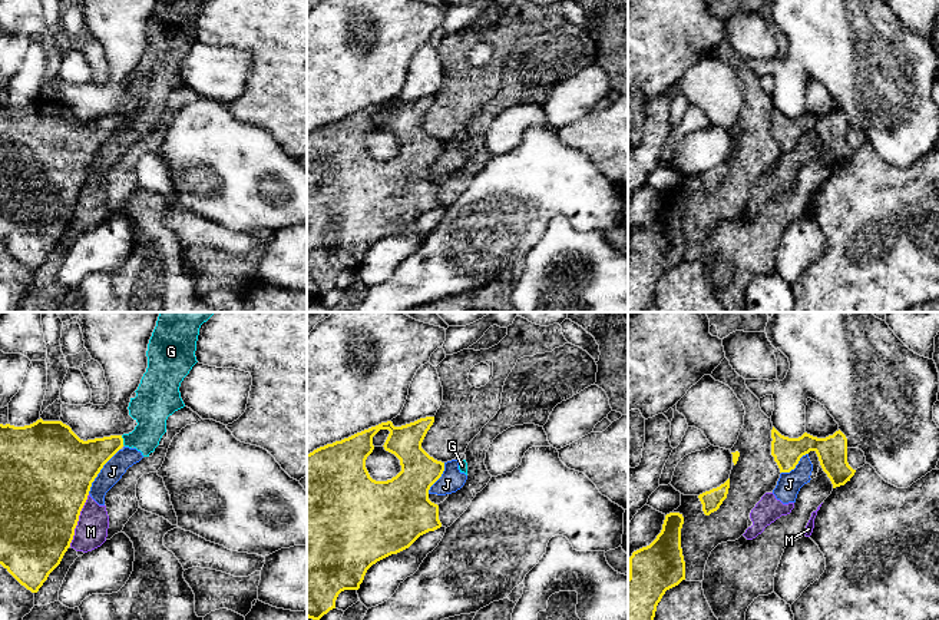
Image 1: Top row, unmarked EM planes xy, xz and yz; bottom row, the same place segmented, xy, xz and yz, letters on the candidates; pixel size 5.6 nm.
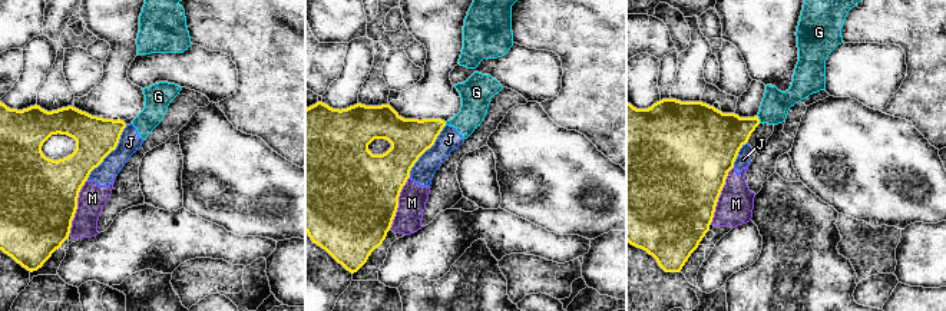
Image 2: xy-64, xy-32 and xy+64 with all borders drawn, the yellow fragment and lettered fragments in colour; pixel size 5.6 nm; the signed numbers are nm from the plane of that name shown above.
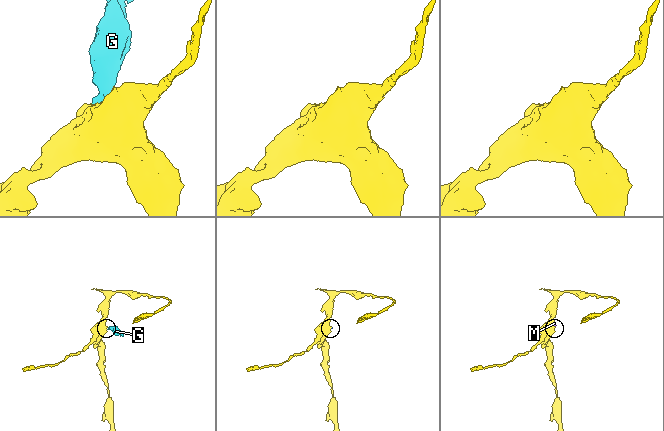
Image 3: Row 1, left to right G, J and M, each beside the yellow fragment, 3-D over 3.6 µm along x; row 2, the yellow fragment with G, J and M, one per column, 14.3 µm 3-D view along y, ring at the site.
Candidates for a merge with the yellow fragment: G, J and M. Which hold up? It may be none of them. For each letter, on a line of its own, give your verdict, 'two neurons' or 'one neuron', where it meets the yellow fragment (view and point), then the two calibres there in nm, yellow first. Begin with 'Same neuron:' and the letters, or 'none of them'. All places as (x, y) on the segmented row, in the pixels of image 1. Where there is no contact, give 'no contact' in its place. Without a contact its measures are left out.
Same neuron: none of them
G: two neurons; meets yellow in xy at (122, 440); 220 nm thick on the yellow side, 220 nm on the other
J: two neurons; meets yellow in xy at (99, 471); 440 nm thick on the yellow side, 120 nm on the other
M: two neurons; meets yellow in xy at (78, 520); 480 nm thick on the yellow side, 180 nm on the other

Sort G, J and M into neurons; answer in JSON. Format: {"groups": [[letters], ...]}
{"groups": [["G", "J", "M"]]}

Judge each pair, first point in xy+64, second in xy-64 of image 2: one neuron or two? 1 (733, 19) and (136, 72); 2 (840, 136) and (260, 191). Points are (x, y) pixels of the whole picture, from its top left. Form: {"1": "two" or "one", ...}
{"1": "two", "2": "one"}

